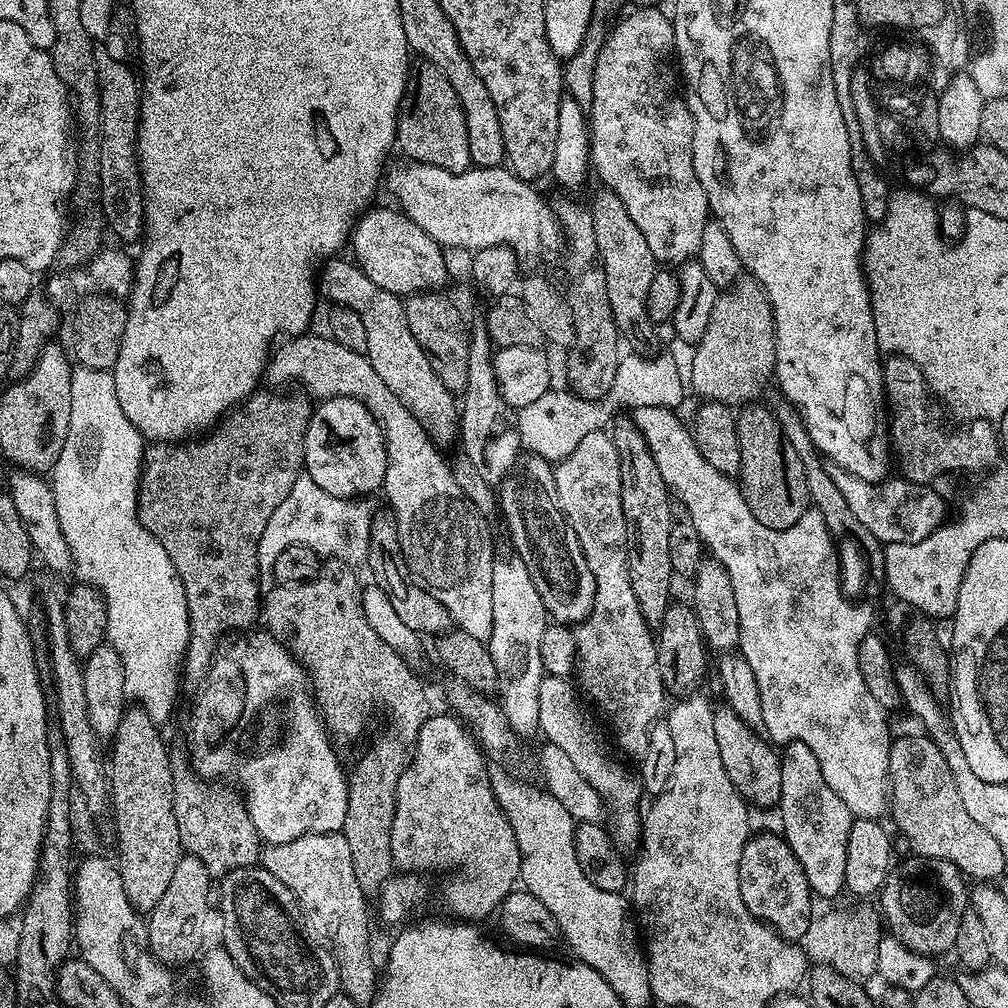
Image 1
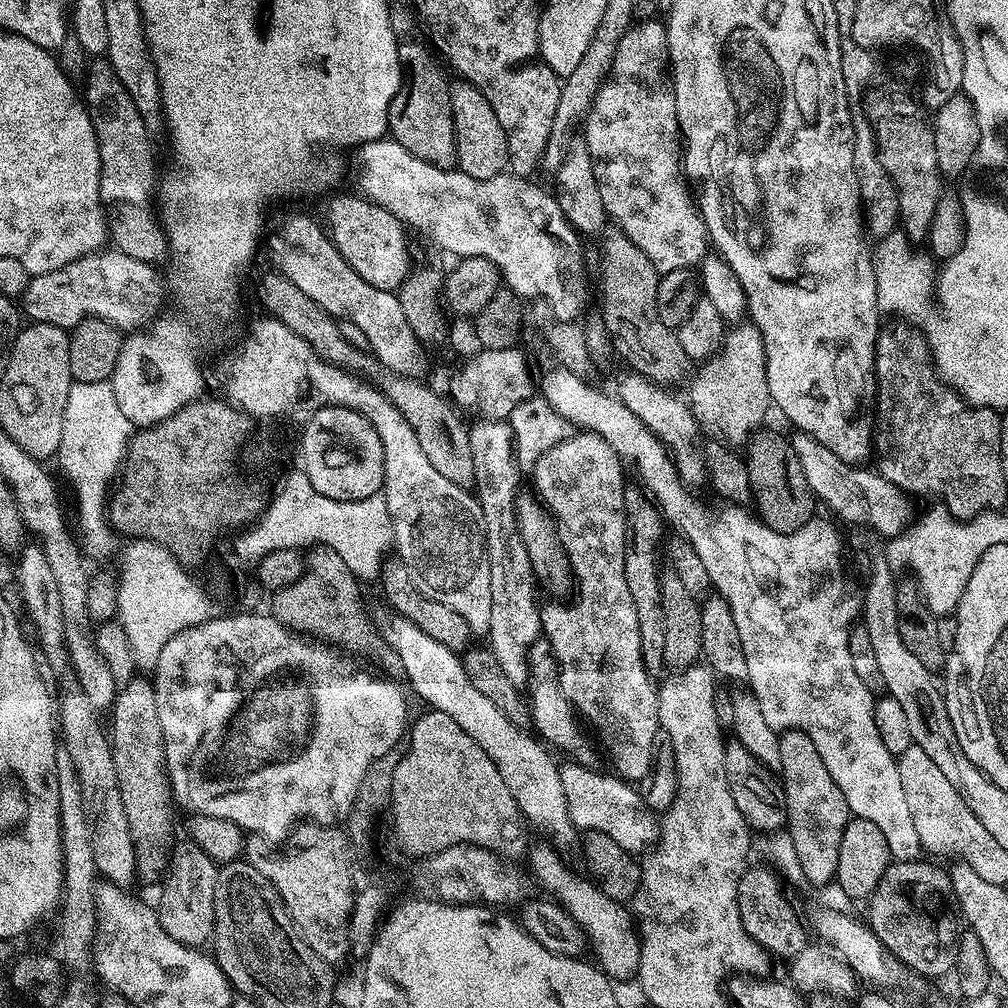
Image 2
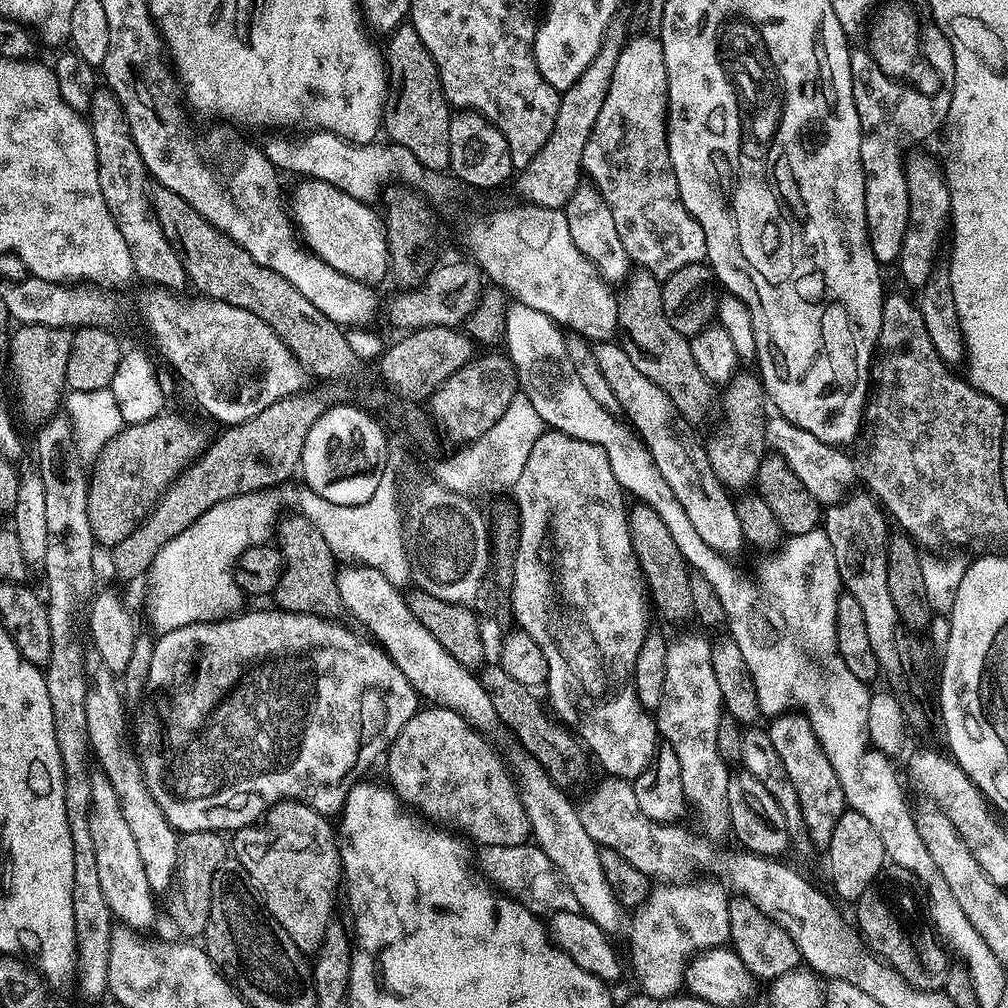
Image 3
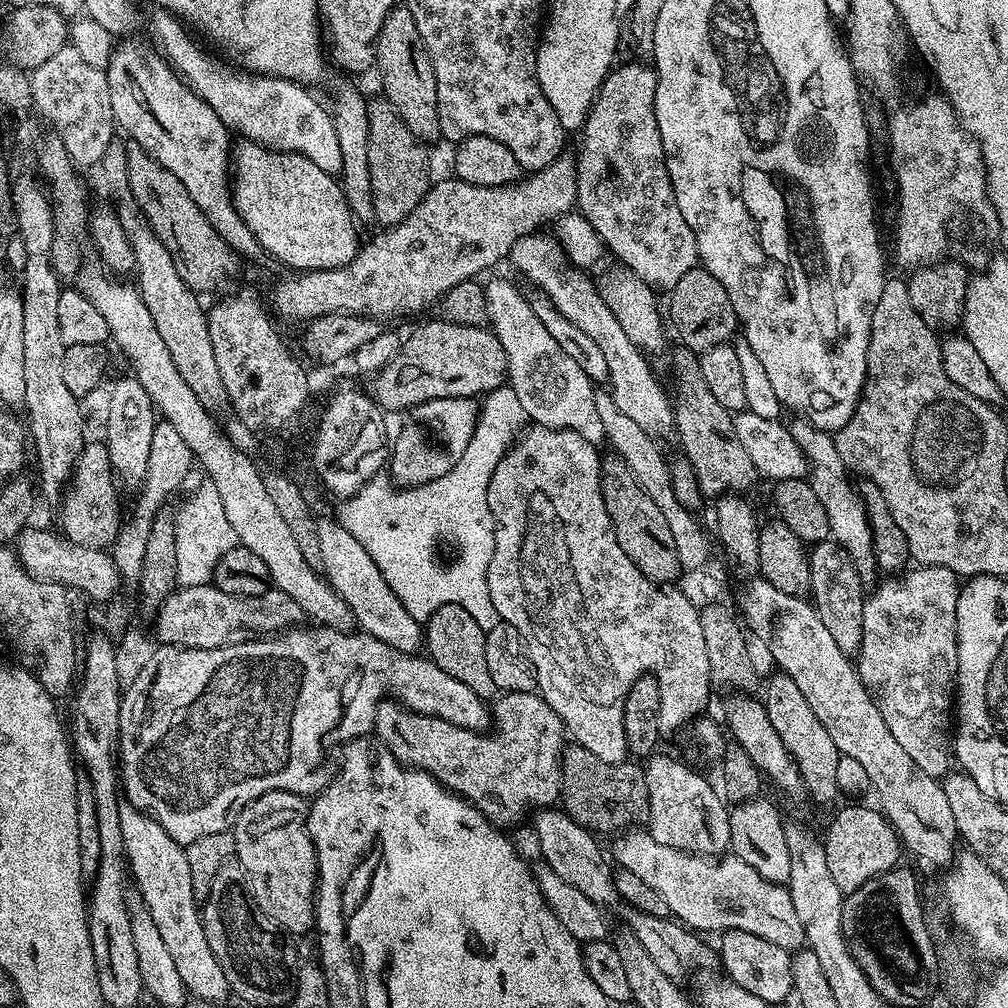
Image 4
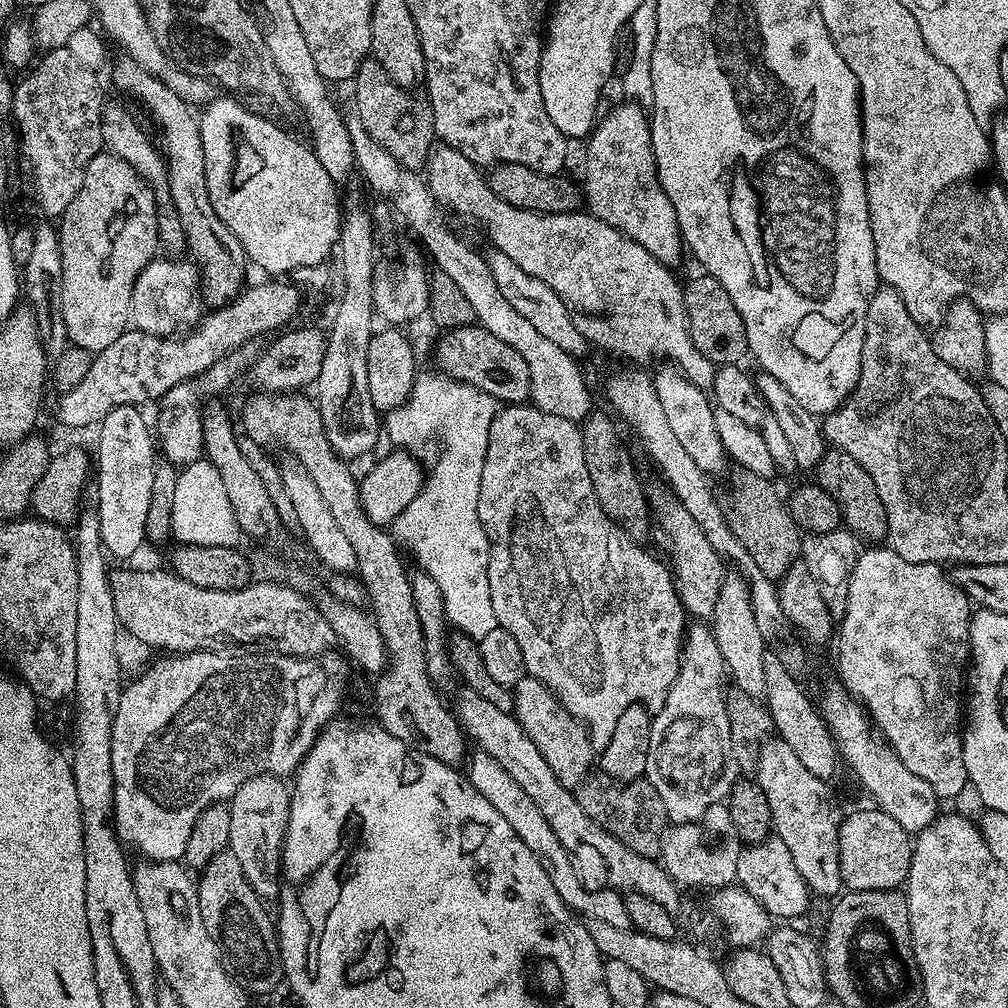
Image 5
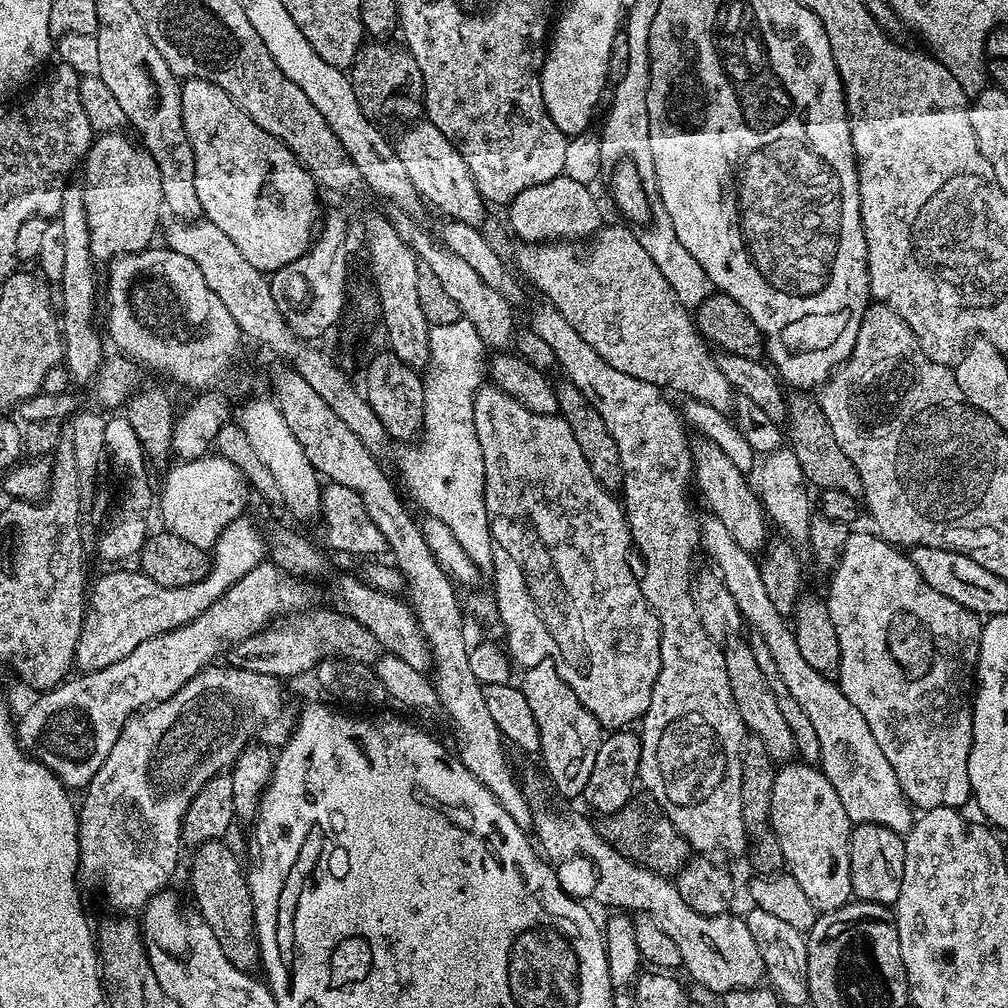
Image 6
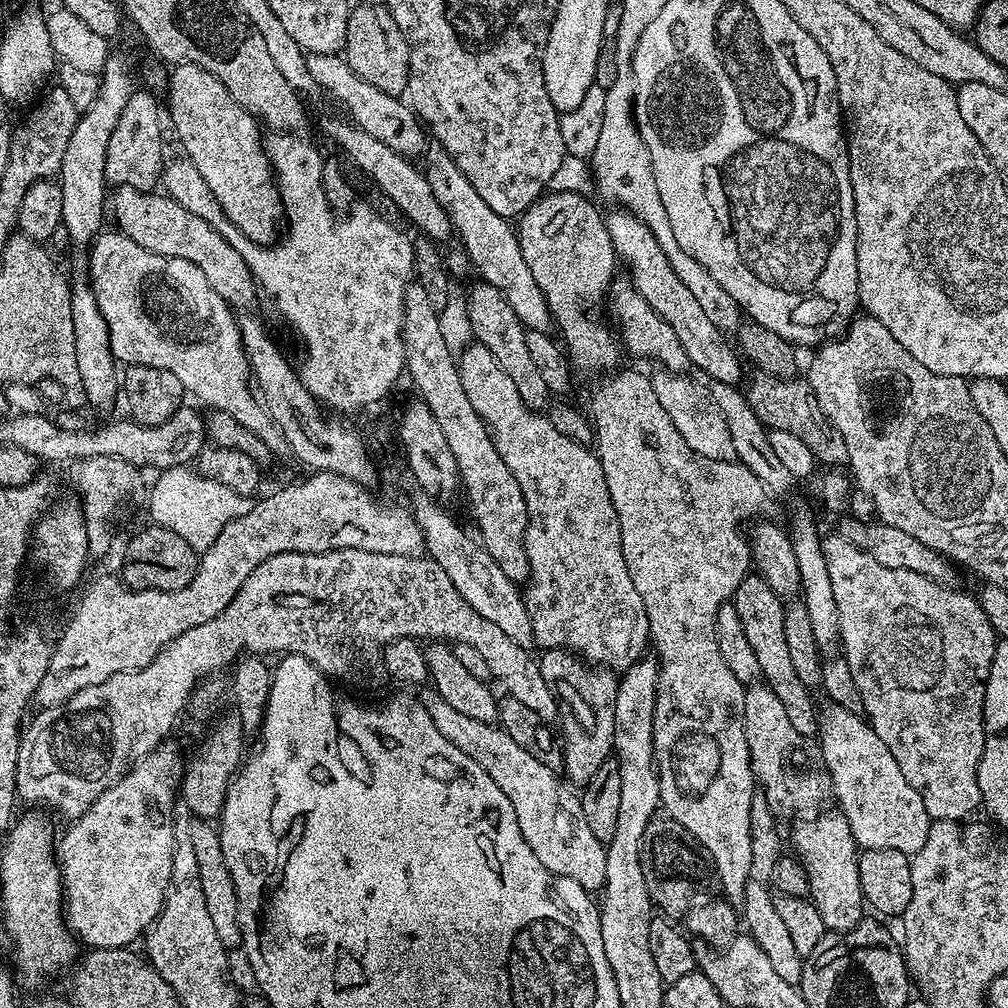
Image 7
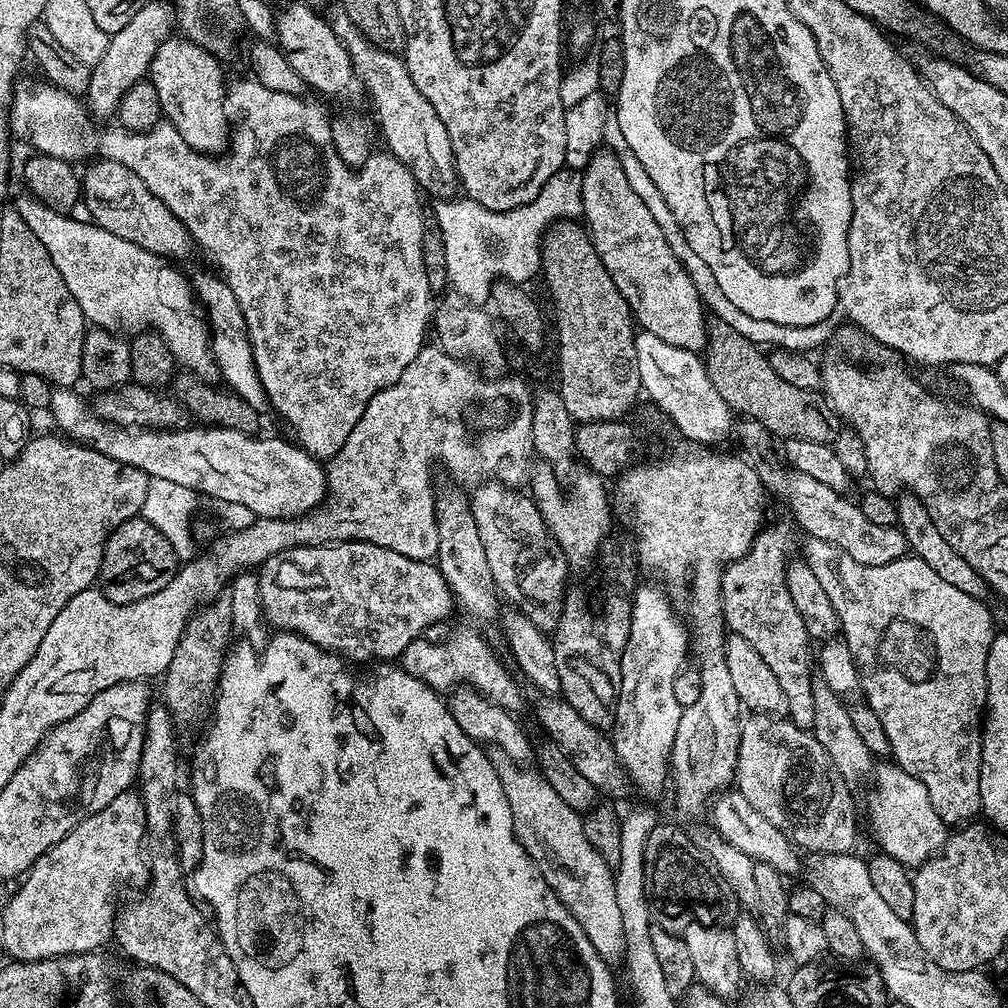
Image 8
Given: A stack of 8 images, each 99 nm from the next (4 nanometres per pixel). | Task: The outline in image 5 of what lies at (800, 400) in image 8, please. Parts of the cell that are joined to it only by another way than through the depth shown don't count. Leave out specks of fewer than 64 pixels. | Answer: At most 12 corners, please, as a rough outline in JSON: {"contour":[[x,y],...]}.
{"contour":[[829,447],[814,475],[857,541],[888,540],[874,478]]}

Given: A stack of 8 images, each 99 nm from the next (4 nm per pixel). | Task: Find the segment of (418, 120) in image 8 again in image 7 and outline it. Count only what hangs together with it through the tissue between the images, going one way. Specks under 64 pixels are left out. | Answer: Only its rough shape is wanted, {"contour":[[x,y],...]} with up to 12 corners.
{"contour":[[447,154],[429,162],[430,190],[464,243],[467,263],[526,329],[552,311],[517,229],[494,214]]}

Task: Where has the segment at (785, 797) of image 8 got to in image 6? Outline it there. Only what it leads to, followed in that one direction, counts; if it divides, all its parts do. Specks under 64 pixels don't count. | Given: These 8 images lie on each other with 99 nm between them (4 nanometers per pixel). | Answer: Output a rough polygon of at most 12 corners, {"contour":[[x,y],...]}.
{"contour":[[724,648],[745,729],[773,761],[797,755],[794,734],[758,666],[757,649]]}

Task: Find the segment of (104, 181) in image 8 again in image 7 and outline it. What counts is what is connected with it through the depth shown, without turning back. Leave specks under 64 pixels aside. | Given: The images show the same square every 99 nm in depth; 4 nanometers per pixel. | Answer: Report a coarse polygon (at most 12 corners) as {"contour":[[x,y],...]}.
{"contour":[[113,187],[115,227],[194,262],[229,306],[252,300],[242,254],[167,194]]}

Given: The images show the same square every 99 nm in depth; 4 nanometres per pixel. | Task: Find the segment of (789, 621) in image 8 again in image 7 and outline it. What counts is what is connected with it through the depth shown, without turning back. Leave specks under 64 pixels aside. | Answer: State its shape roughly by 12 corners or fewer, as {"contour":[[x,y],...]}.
{"contour":[[745,575],[730,603],[760,676],[798,734],[818,732],[813,693],[786,646],[784,604]]}

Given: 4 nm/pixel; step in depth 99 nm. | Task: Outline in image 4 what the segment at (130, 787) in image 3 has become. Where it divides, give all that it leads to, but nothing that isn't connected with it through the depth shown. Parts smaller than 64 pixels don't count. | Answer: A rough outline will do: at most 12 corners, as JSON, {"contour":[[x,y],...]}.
{"contour":[[118,806],[126,868],[185,988],[229,999],[185,845]]}

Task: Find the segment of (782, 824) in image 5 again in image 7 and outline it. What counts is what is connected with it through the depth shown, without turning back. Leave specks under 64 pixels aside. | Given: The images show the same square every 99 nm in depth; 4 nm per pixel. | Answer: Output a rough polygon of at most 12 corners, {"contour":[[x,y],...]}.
{"contour":[[839,810],[797,823],[795,855],[829,933],[861,923],[858,845]]}

